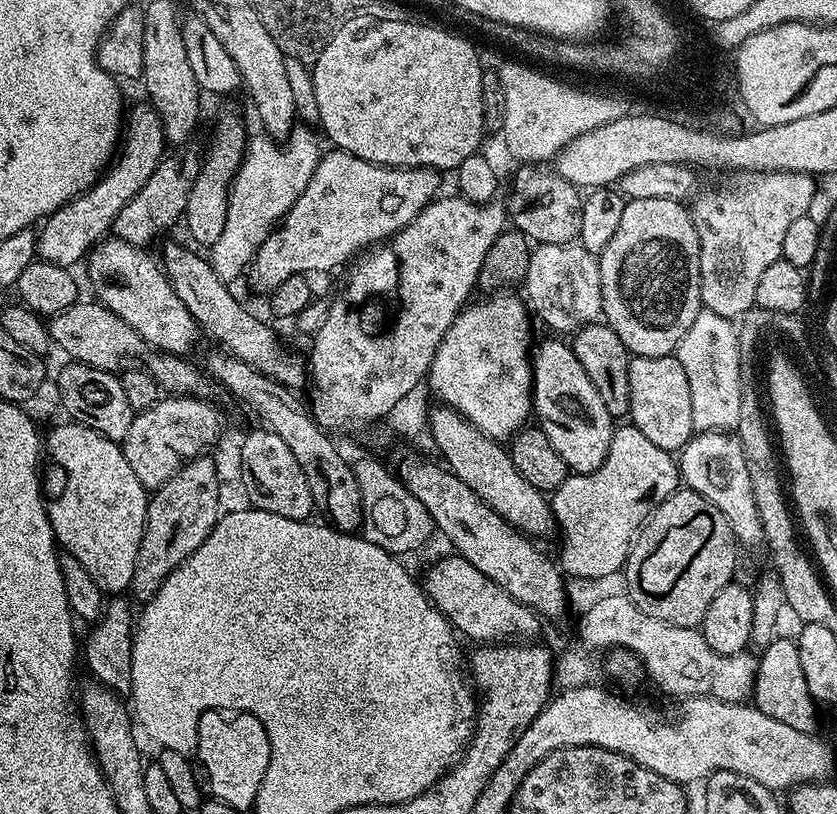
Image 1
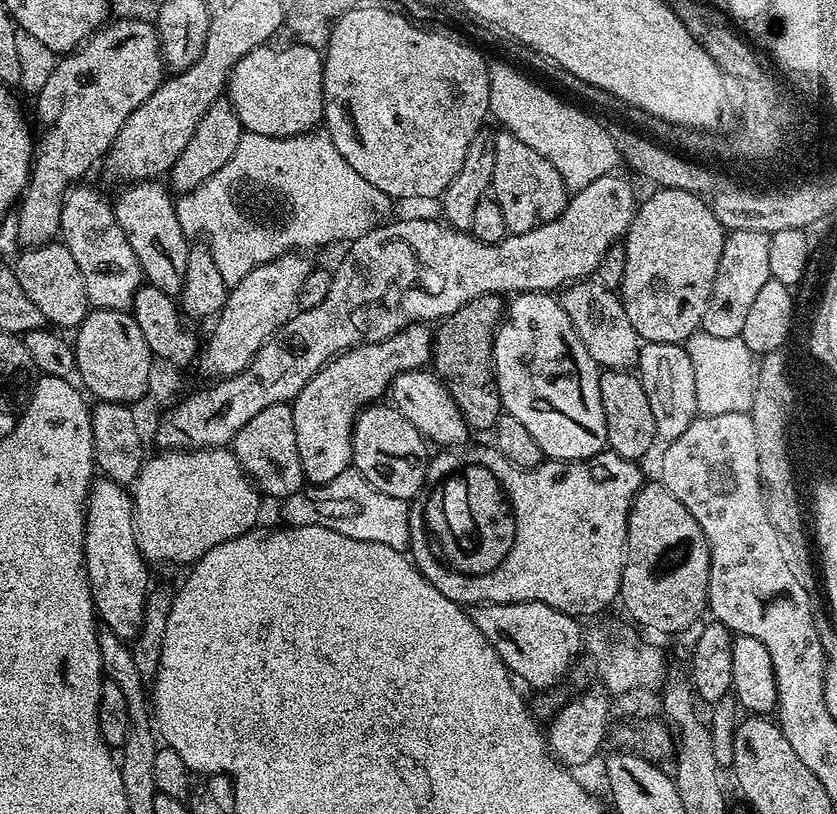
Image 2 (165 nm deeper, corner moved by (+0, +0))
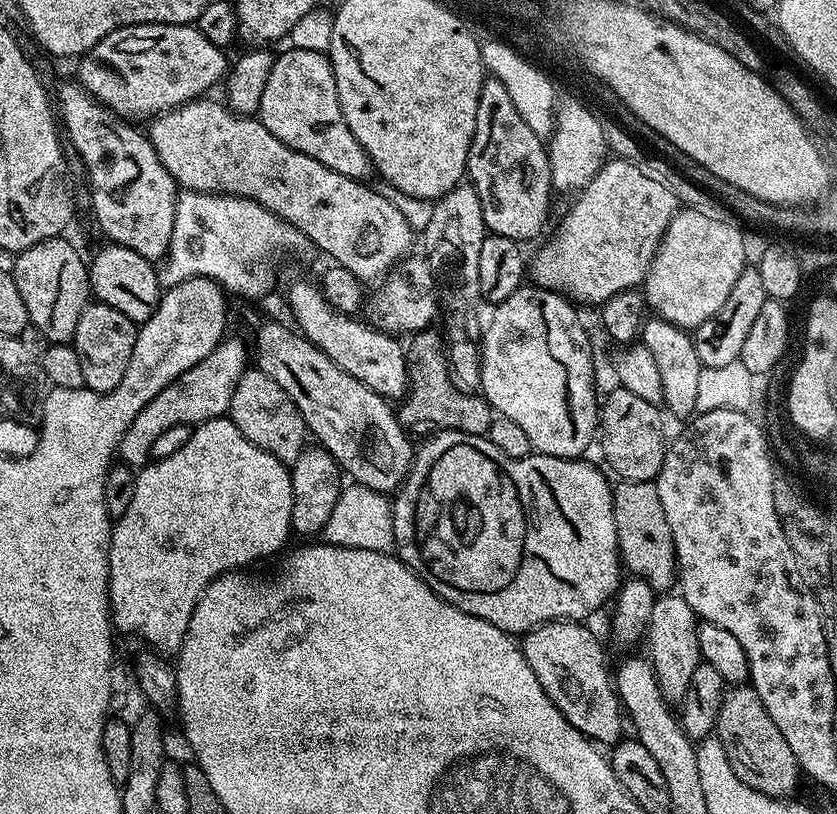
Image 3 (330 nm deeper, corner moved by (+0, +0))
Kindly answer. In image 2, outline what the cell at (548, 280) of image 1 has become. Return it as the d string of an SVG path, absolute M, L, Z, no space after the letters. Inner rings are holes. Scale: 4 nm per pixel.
M585 278L563 289L562 303L570 322L574 322L574 330L578 330L578 338L582 338L582 346L590 350L590 358L594 358L597 366L604 370L637 367L642 341L634 326L630 326L624 303L613 289L602 286L595 279Z

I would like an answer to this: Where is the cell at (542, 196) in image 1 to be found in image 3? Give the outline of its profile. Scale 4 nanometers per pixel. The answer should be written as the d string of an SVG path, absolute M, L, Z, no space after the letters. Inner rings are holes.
M491 78L485 79L482 94L478 98L478 118L474 126L474 138L470 142L466 176L482 202L484 227L491 235L525 242L524 240L534 239L543 230L554 195L549 149L542 137L534 134L534 130L522 122L522 114L518 114L506 86Z

